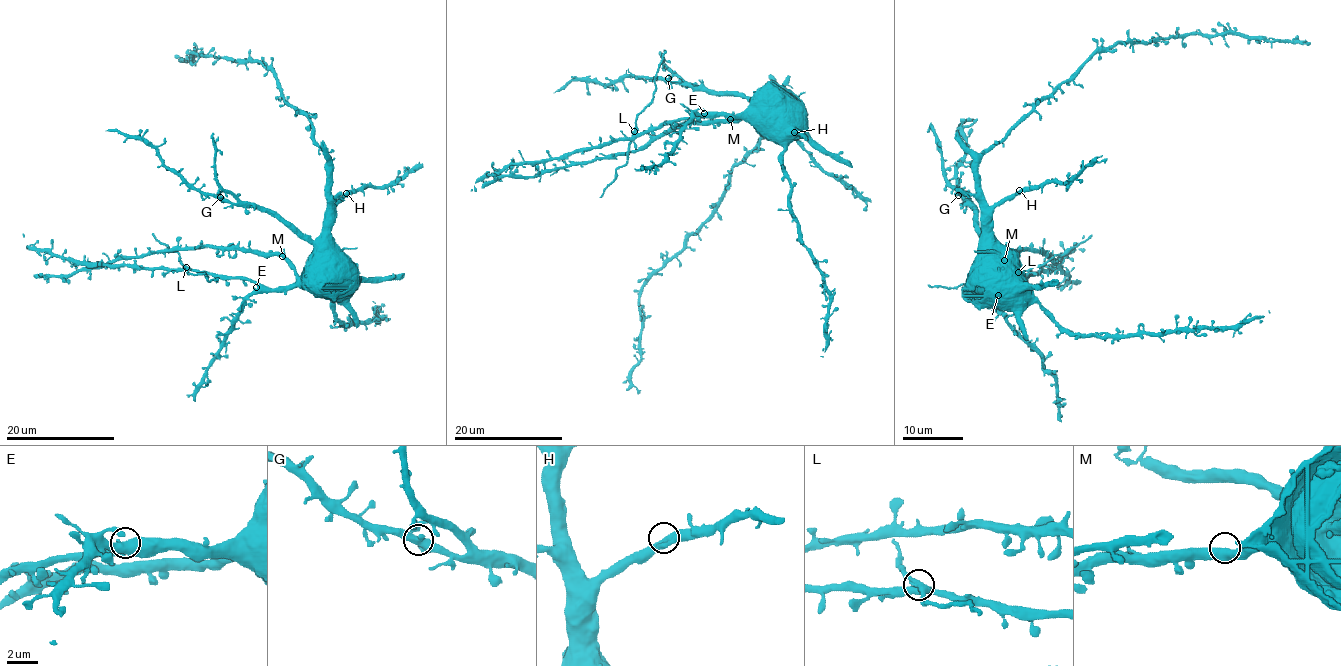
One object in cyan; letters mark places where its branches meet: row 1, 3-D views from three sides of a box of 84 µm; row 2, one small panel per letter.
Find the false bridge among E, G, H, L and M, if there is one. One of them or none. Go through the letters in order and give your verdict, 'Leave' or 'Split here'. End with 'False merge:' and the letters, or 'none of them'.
E: Leave
G: Leave
H: Leave
L: Split here
M: Leave
False merge: L

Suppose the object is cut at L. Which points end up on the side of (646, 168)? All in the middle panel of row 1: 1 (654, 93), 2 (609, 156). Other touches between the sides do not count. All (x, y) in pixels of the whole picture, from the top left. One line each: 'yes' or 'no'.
1: no
2: yes

